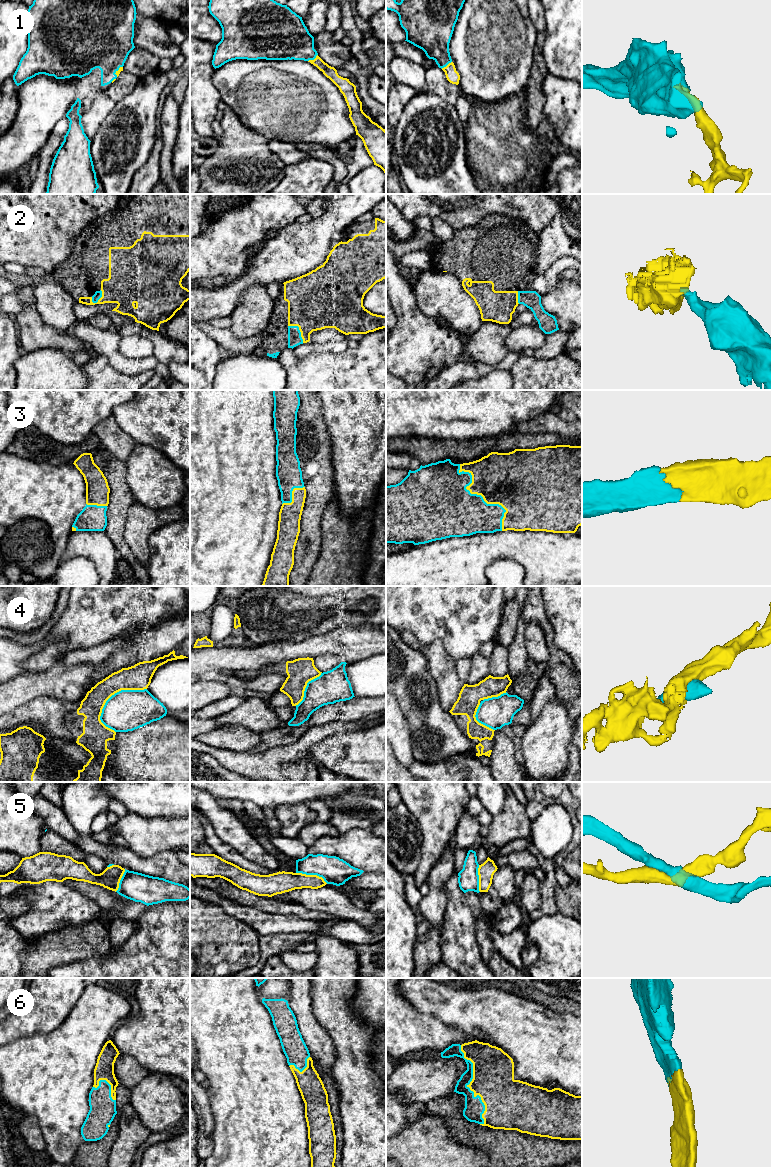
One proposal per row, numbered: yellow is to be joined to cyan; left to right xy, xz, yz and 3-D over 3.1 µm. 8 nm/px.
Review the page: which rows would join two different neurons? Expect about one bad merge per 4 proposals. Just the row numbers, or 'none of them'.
4, 5

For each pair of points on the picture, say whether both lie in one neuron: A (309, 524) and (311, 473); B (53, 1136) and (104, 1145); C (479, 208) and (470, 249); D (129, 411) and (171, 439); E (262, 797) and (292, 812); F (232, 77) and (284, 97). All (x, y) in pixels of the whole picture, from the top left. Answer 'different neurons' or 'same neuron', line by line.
A: same neuron
B: different neurons
C: different neurons
D: same neuron
E: different neurons
F: same neuron

